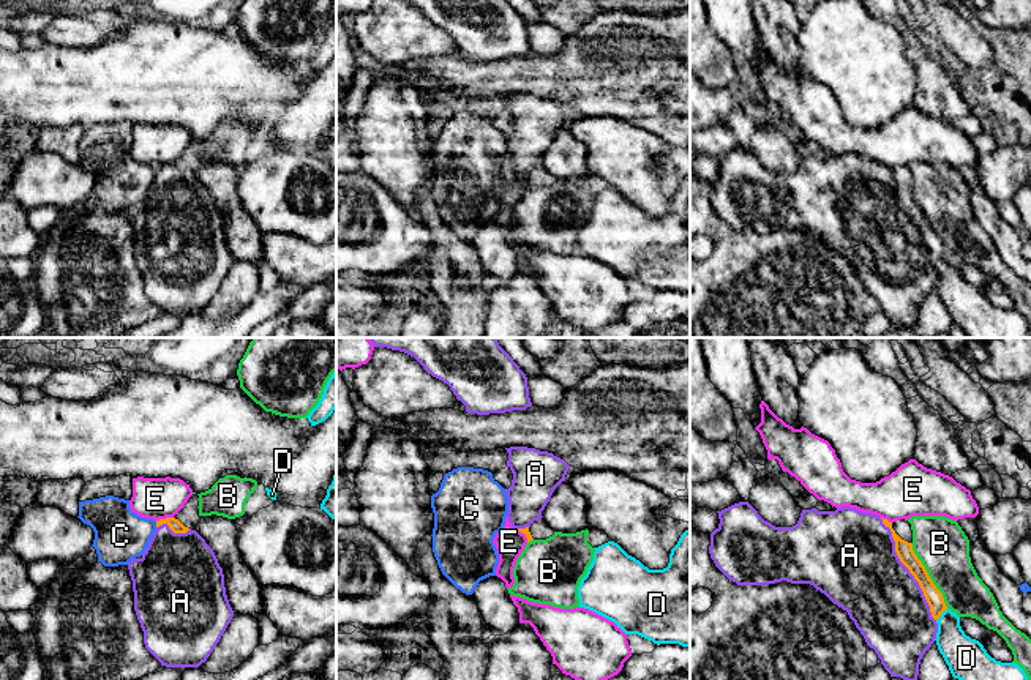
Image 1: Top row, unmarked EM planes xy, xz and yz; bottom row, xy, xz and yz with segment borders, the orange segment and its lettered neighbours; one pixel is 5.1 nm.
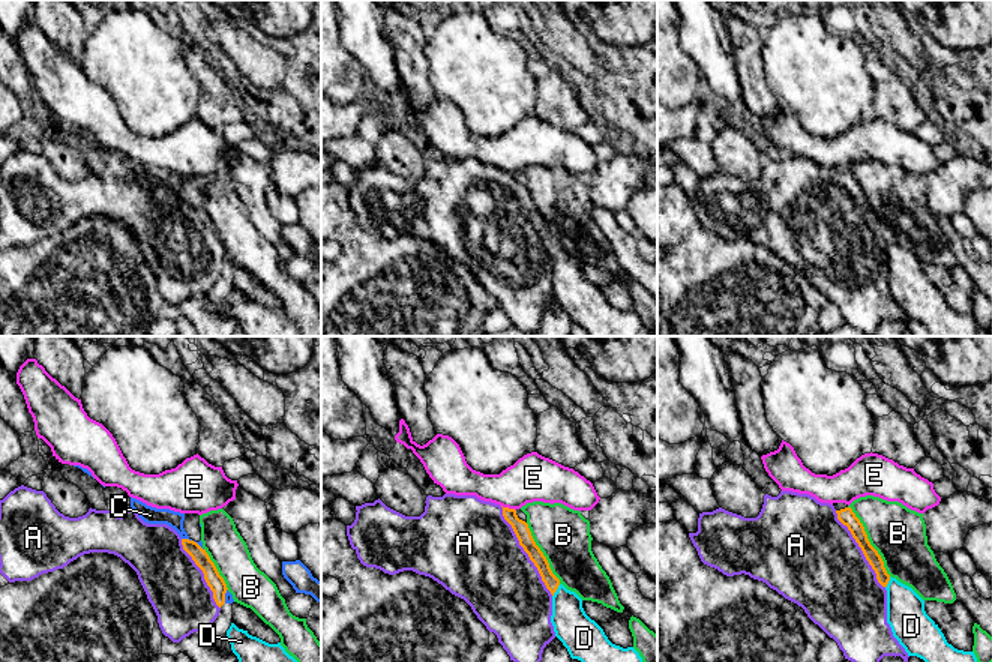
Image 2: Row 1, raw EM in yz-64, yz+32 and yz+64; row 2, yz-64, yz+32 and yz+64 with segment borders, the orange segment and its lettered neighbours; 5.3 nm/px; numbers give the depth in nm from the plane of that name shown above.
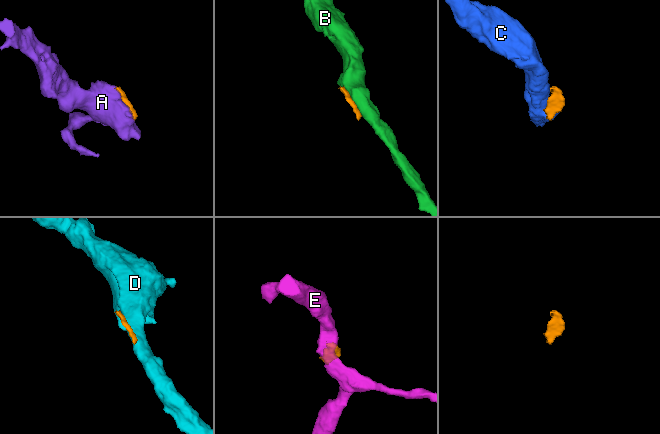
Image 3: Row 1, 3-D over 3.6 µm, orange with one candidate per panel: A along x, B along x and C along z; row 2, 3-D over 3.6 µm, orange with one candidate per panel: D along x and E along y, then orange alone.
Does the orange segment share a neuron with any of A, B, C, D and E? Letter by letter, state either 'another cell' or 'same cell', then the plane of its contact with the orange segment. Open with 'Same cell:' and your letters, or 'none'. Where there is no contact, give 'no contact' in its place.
Same cell: A
A: same cell; meets orange in yz
B: another cell; meets orange in yz
C: another cell; meets orange in xy
D: another cell; meets orange in yz
E: another cell; meets orange in xy

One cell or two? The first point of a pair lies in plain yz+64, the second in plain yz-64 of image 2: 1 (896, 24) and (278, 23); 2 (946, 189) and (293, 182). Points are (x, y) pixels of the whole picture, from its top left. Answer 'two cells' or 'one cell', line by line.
1: two cells
2: one cell

